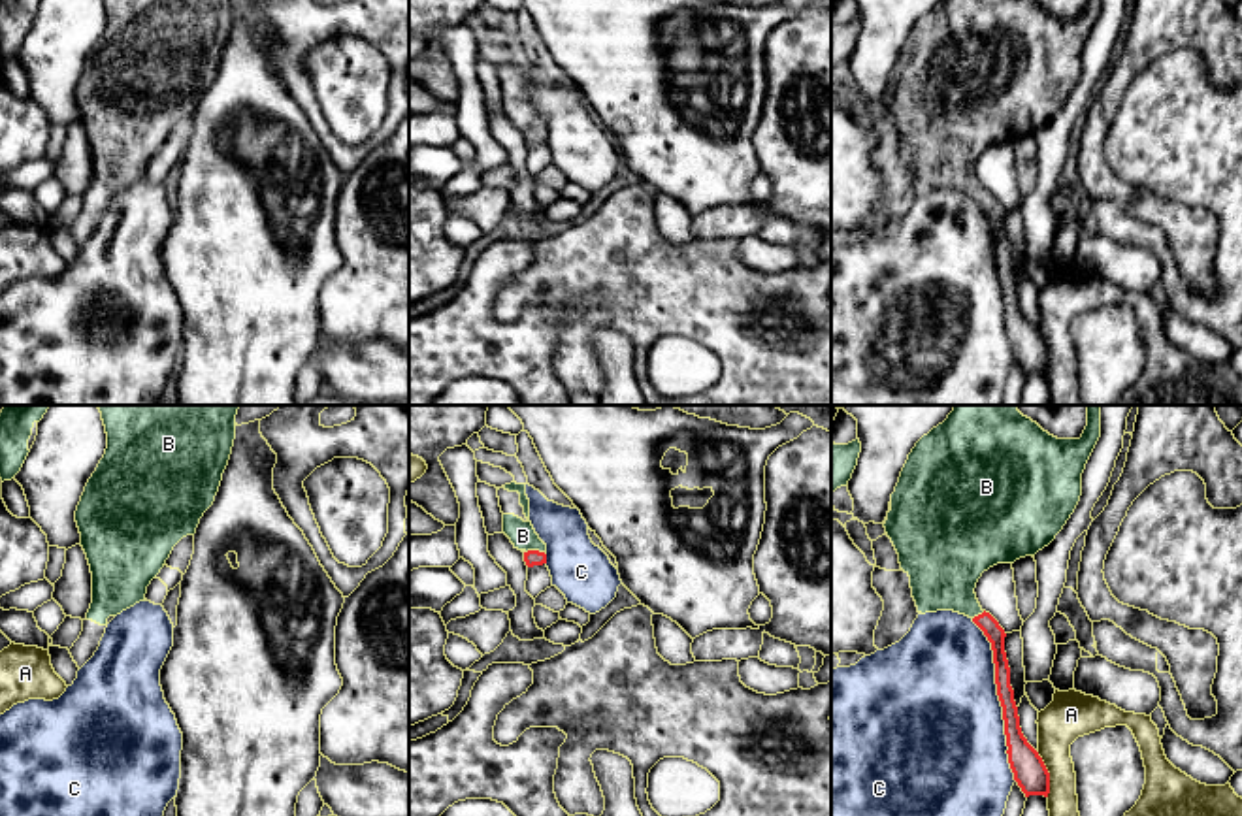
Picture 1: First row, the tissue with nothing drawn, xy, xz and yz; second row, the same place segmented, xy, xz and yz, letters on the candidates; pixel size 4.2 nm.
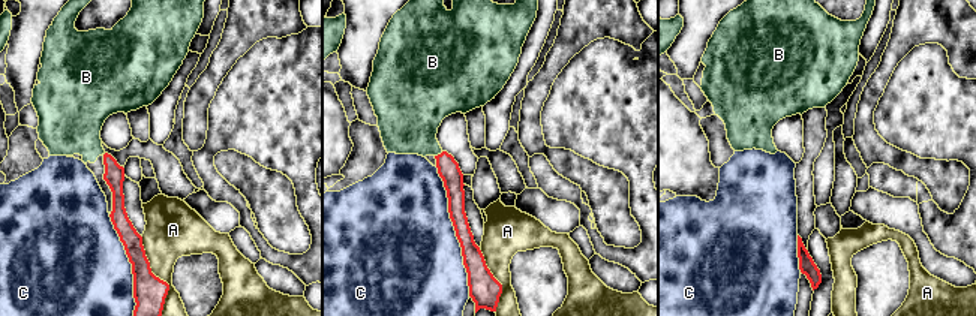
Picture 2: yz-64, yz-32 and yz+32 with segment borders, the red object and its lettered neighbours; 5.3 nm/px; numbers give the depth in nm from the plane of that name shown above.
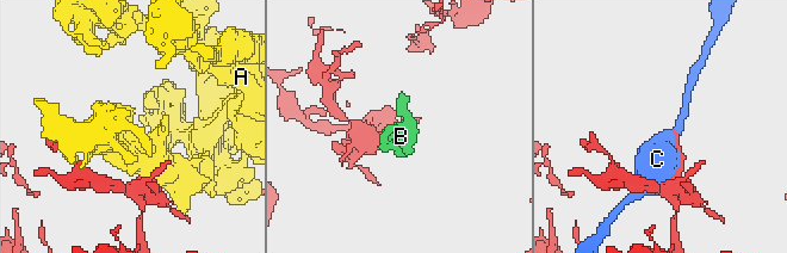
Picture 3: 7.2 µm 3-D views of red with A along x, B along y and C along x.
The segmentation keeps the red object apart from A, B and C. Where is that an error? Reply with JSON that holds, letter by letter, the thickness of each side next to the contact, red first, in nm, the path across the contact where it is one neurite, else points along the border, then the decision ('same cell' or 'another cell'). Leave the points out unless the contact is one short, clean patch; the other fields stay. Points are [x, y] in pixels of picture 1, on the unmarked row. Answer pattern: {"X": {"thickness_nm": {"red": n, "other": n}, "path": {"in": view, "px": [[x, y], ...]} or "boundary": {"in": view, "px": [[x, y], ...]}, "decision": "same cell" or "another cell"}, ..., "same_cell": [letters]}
{"A": {"thickness_nm": {"red": 140, "other": 190}, "decision": "another cell"}, "B": {"thickness_nm": {"red": 70, "other": 110}, "path": {"in": "xz", "px": [[532, 136], [536, 129], [522, 114]]}, "decision": "same cell"}, "C": {"thickness_nm": {"red": 110, "other": 500}, "decision": "another cell"}, "same_cell": ["B"]}

